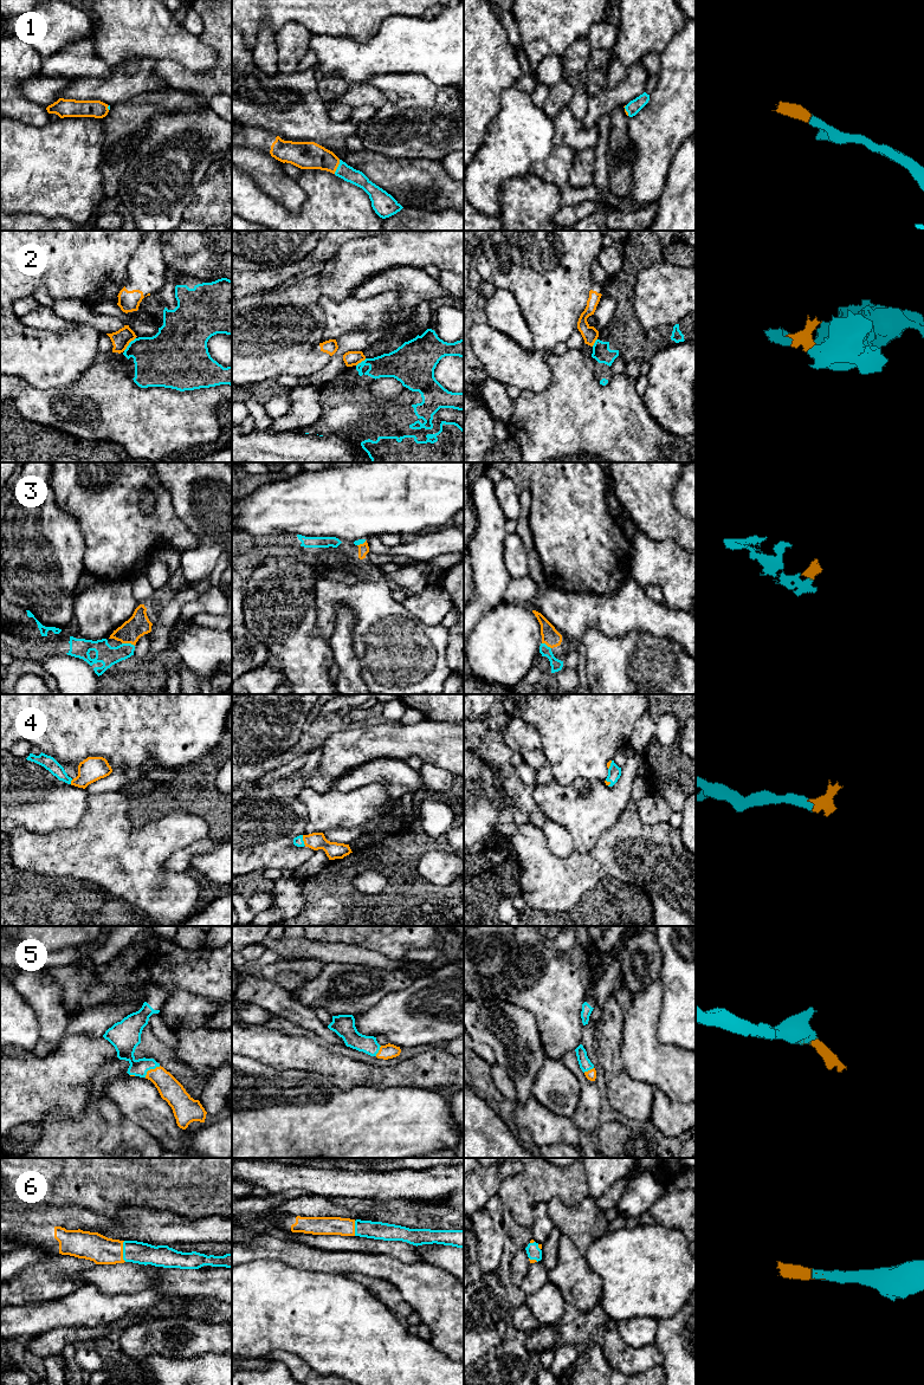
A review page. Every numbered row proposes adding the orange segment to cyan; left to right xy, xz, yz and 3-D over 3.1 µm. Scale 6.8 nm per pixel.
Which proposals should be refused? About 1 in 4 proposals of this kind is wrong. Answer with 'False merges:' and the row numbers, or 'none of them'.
False merges: 2

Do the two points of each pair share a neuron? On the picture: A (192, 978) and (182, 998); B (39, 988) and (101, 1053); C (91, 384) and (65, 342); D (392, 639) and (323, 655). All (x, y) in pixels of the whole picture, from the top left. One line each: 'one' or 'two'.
A: two
B: two
C: two
D: two

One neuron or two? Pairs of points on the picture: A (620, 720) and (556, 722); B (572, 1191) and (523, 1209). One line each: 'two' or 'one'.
A: one
B: one

